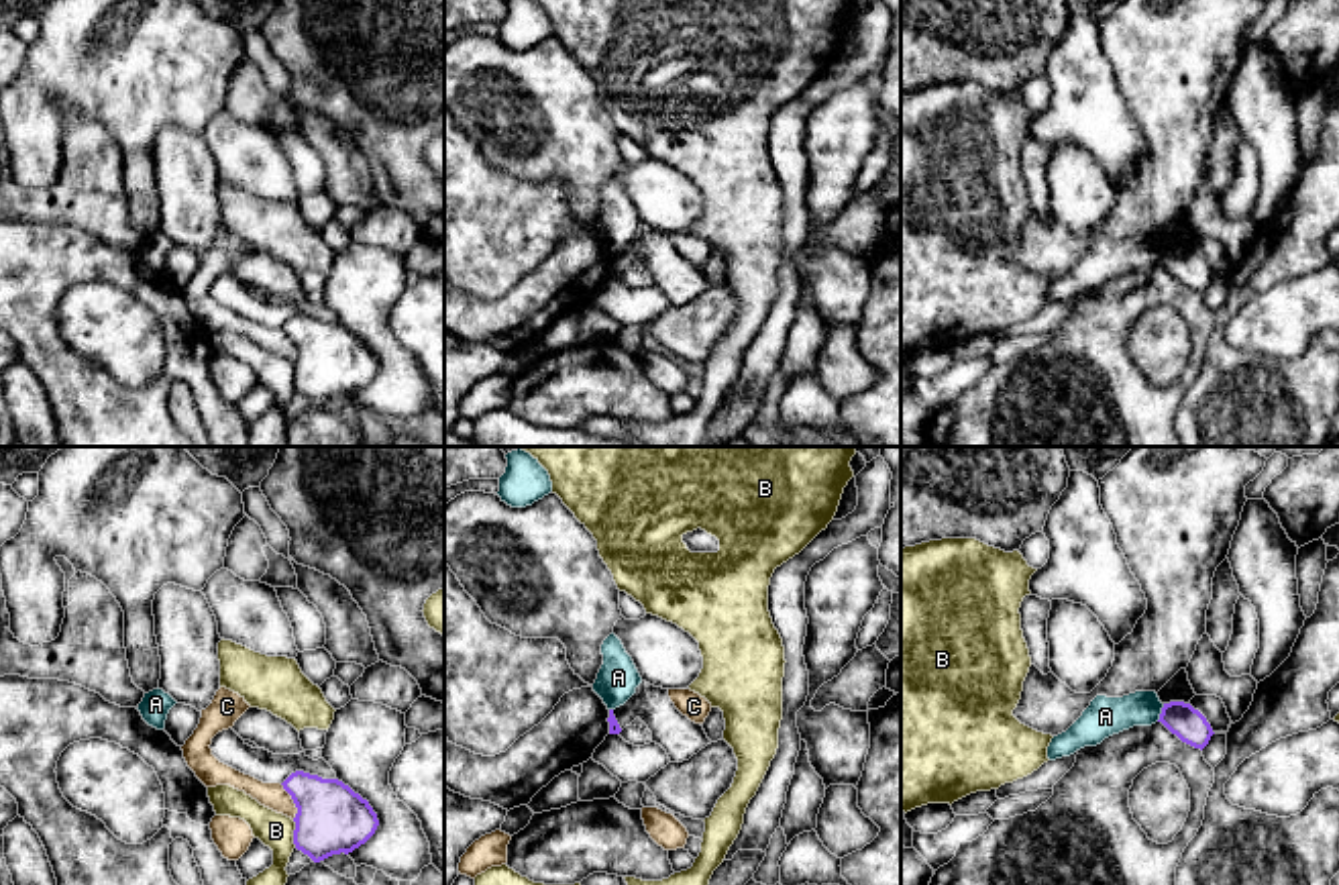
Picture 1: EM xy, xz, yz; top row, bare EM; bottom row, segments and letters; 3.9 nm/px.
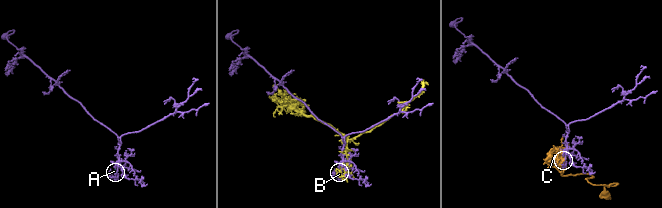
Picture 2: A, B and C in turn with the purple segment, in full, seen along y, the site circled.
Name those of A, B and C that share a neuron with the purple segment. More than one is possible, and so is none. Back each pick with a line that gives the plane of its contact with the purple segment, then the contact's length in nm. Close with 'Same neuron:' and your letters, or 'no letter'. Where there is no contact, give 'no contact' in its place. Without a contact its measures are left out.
Same neuron: no letter

